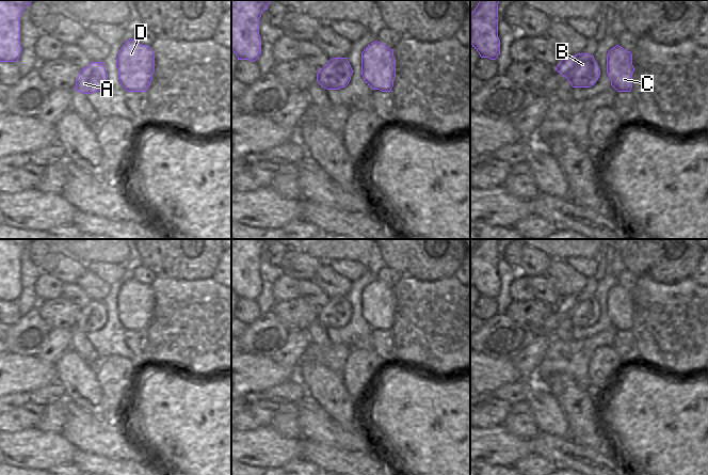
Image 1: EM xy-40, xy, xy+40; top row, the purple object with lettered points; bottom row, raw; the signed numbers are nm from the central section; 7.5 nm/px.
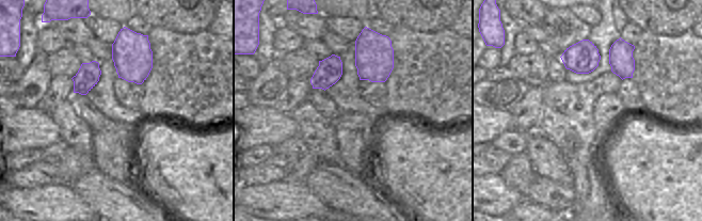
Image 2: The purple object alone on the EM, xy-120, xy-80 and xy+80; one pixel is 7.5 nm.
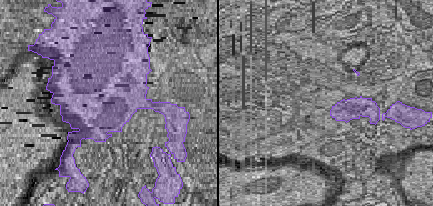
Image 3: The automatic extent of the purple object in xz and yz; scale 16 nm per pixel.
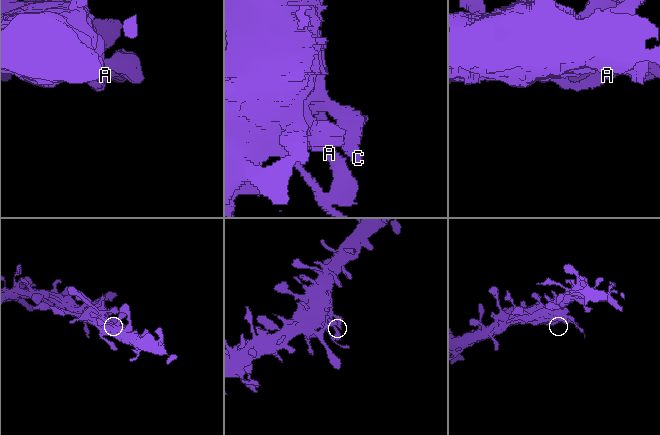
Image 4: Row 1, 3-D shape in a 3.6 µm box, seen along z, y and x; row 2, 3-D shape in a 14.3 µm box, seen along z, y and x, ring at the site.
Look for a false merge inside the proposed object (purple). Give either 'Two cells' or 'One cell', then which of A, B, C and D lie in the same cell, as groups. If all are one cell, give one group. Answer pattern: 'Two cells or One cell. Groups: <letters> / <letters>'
One cell. Groups: A B C D.

